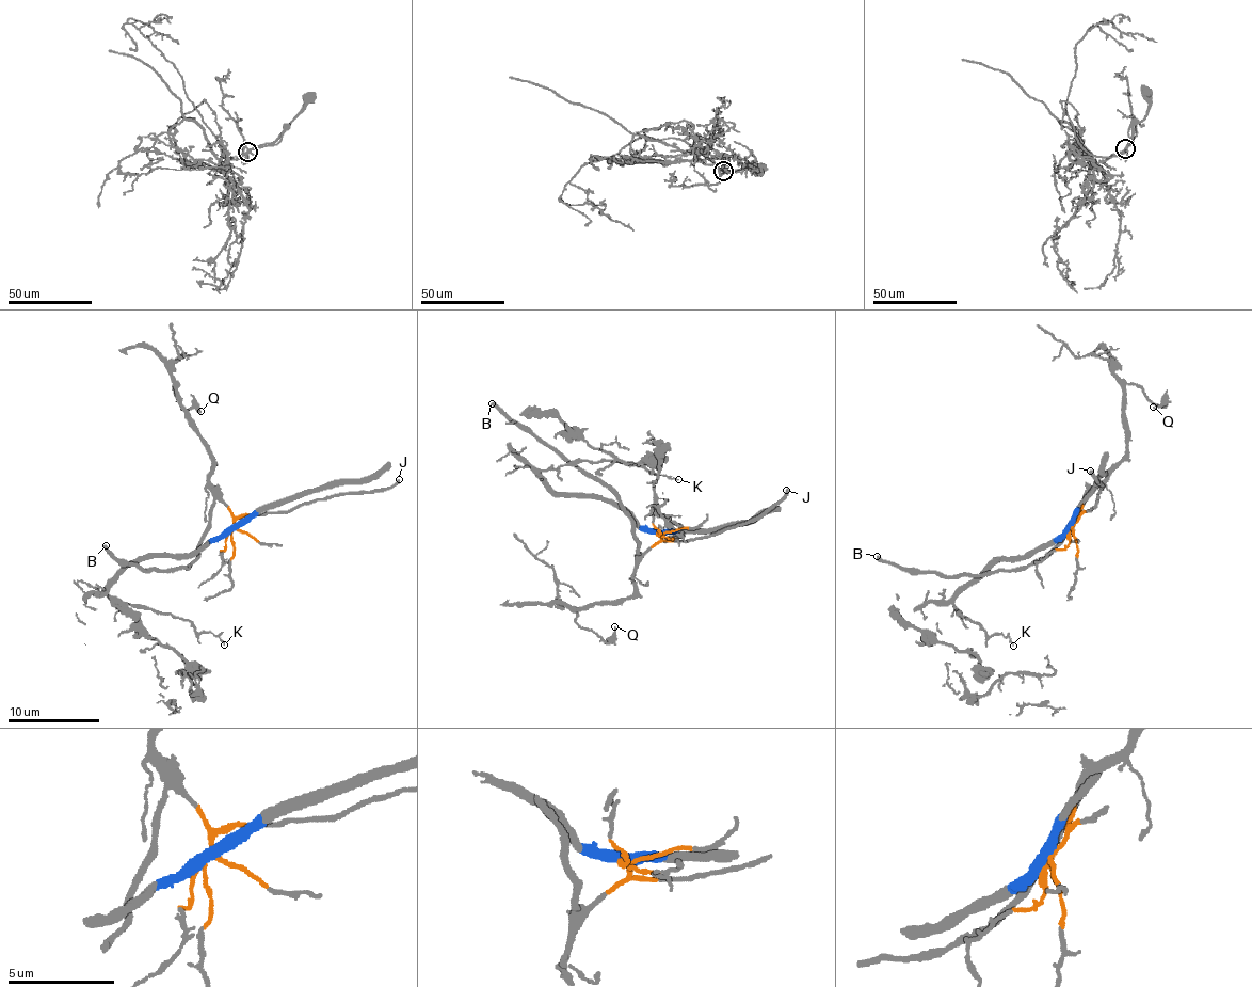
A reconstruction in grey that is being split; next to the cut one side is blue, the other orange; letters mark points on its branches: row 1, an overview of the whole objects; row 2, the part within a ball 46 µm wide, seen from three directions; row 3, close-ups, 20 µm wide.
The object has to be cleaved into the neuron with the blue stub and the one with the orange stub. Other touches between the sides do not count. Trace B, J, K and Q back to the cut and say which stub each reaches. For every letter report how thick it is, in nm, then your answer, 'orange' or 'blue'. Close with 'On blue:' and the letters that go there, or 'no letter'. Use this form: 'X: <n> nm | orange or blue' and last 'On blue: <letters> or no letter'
B: 300 nm | orange
J: 240 nm | orange
K: 110 nm | blue
Q: 160 nm | orange
On blue: K

